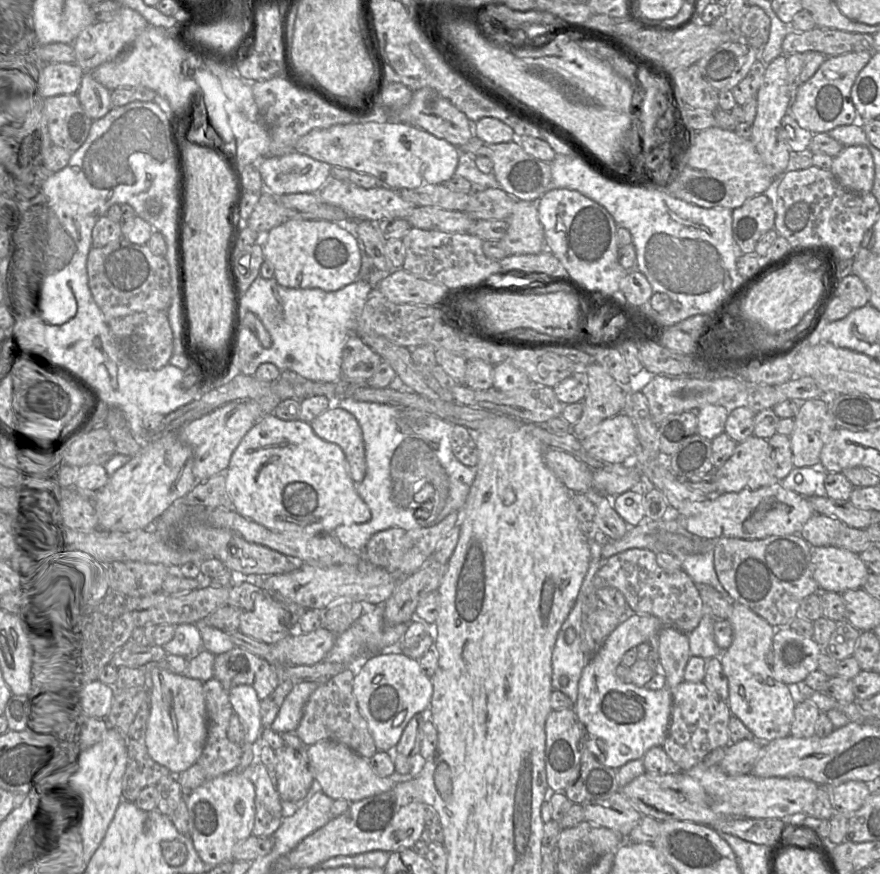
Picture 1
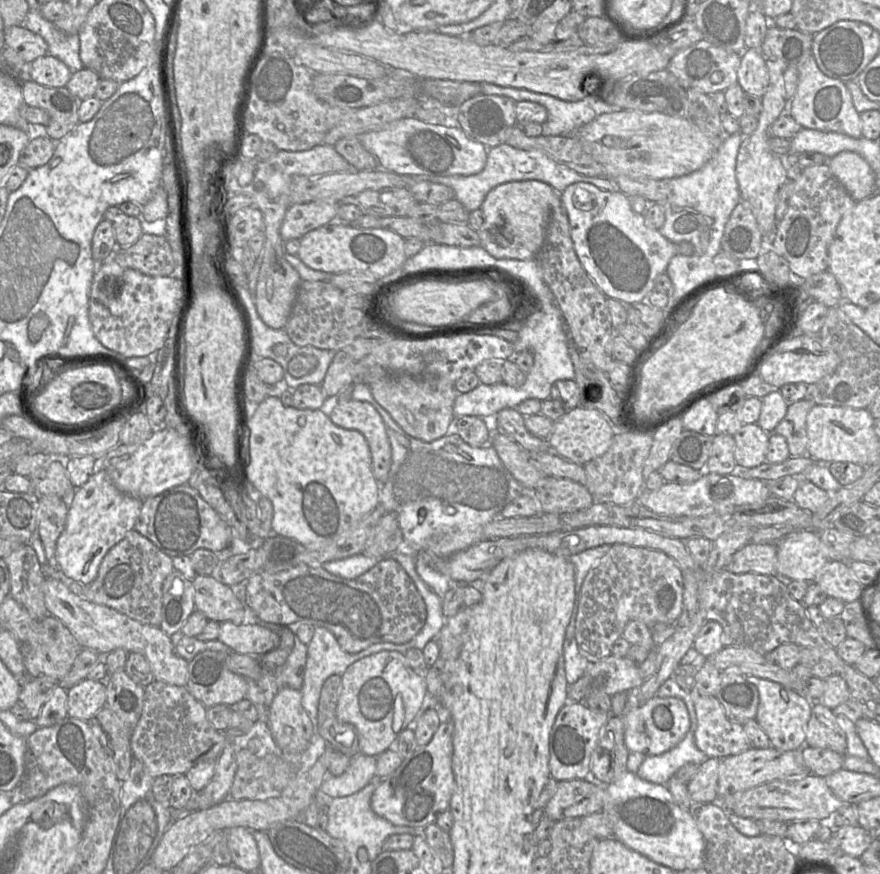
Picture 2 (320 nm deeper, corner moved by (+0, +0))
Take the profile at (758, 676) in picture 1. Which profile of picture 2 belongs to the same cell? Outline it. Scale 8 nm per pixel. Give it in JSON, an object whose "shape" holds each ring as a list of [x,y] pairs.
{"shape":[[[745,675],[759,691],[759,705],[755,720],[770,739],[771,746],[779,750],[800,750],[805,745],[806,724],[810,719],[812,701],[805,695],[780,683]]]}

